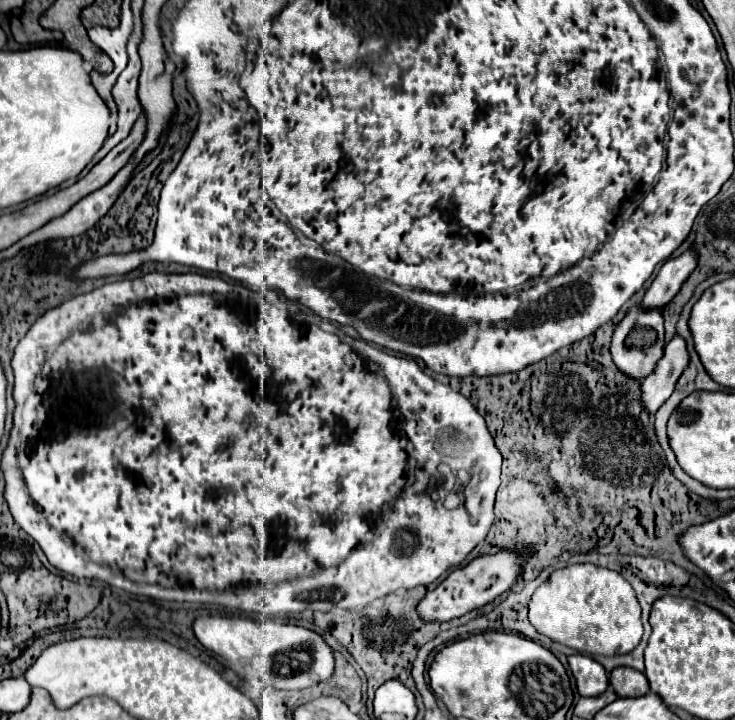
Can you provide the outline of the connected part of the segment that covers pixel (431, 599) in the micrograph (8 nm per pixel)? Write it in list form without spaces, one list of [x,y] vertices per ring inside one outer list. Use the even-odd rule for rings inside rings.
[[[515,546],[515,548],[501,548],[495,554],[485,554],[485,556],[473,558],[467,566],[453,570],[433,592],[429,592],[417,606],[417,612],[425,620],[445,622],[445,620],[459,618],[475,608],[481,608],[485,604],[493,602],[497,596],[507,592],[513,586],[513,582],[523,574],[523,568],[529,562],[531,554],[533,554],[533,548]]]

